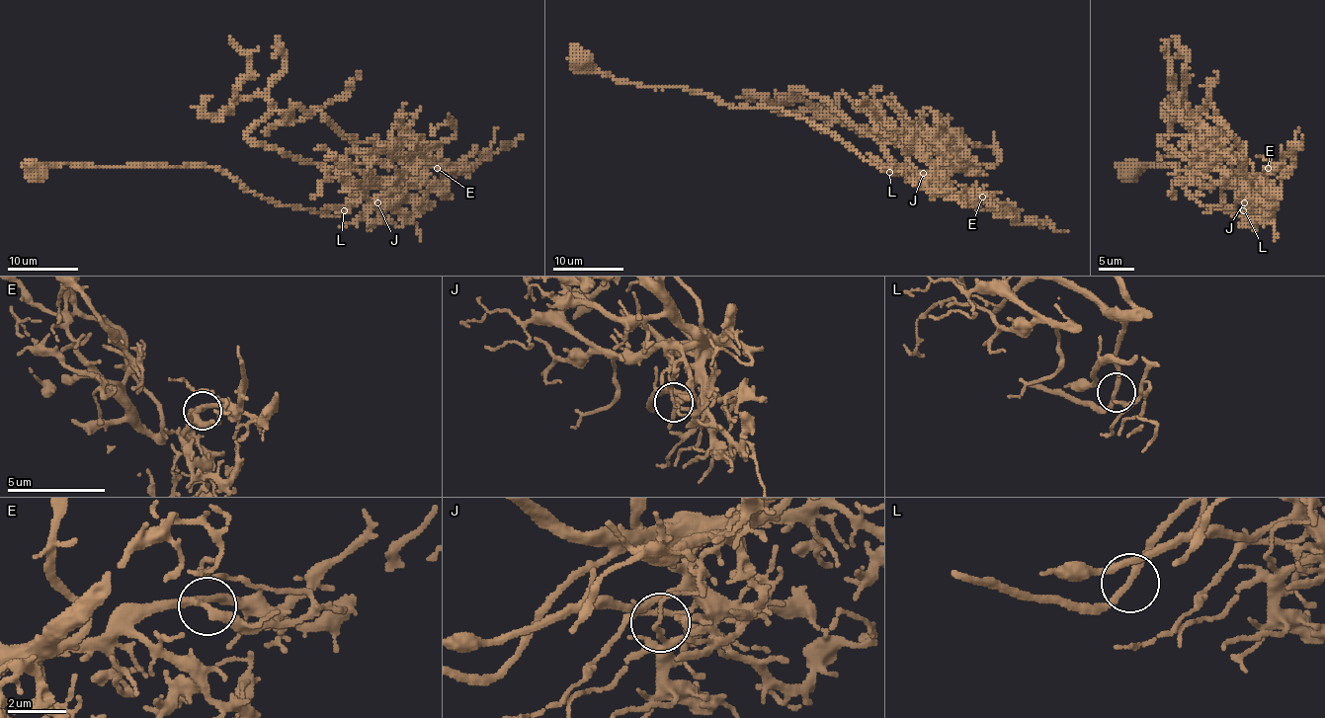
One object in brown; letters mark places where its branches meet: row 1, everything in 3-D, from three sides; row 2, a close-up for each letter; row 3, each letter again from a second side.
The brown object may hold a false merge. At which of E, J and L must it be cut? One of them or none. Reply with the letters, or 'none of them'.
J

